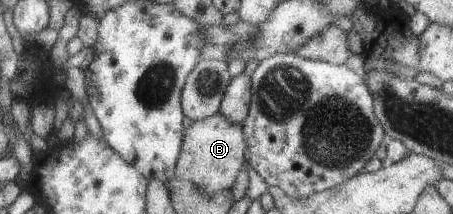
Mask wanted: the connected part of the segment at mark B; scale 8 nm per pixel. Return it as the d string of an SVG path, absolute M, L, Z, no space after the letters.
M219 112L201 121L194 121L183 134L181 149L175 164L175 176L191 184L206 197L228 192L245 163L243 130L230 124Z

